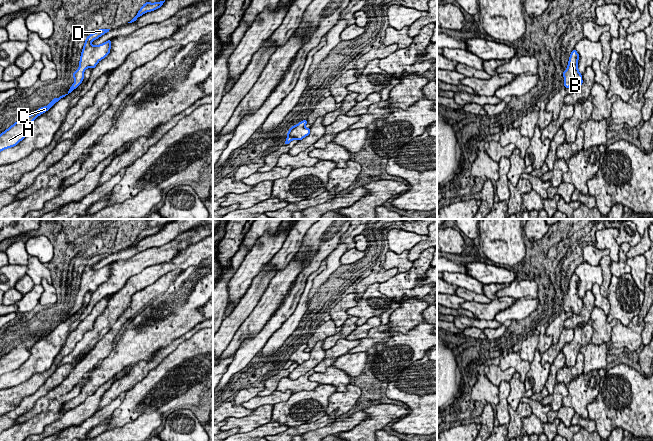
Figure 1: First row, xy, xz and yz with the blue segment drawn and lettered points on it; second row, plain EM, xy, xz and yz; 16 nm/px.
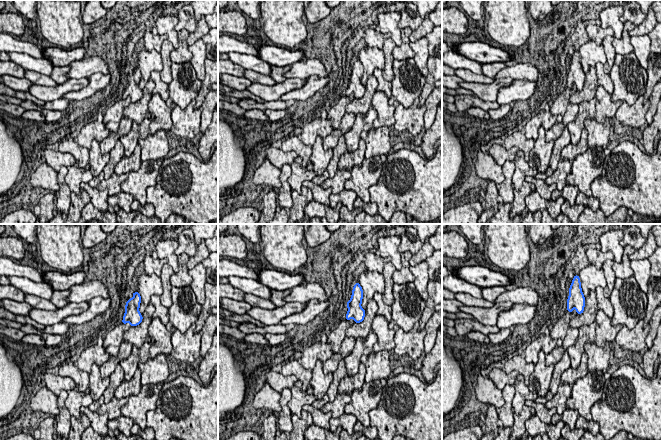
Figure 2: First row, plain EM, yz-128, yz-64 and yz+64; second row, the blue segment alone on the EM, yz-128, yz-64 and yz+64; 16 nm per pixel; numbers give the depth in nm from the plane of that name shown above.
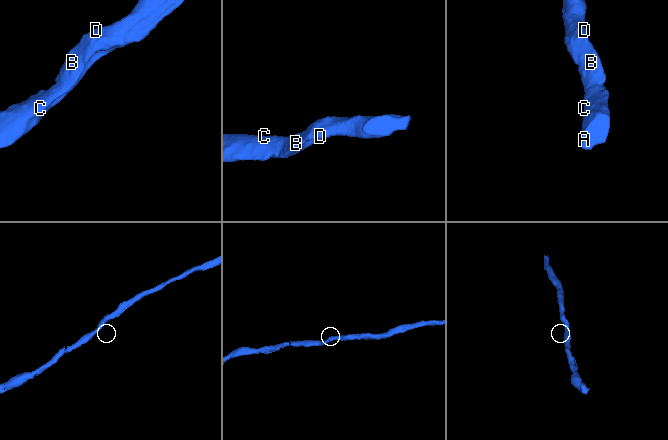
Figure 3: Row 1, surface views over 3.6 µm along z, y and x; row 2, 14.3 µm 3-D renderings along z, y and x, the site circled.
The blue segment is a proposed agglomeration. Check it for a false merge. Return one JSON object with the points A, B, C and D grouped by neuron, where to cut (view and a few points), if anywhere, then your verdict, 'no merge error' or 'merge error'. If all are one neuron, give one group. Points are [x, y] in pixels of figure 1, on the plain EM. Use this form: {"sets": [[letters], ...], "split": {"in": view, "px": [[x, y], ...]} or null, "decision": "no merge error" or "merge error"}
{"sets": [["A", "B", "C", "D"]], "split": null, "decision": "no merge error"}

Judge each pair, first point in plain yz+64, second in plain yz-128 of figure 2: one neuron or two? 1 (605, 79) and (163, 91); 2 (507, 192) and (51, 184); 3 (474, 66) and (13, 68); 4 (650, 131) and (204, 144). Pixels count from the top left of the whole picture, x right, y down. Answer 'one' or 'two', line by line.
1: one
2: two
3: two
4: one

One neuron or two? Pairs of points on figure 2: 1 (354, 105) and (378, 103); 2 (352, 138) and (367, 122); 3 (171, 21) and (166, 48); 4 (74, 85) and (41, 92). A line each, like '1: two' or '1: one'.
1: two
2: one
3: two
4: one

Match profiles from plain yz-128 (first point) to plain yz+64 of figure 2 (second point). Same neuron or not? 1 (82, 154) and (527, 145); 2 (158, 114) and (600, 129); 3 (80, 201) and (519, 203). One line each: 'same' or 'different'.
1: same
2: different
3: same

